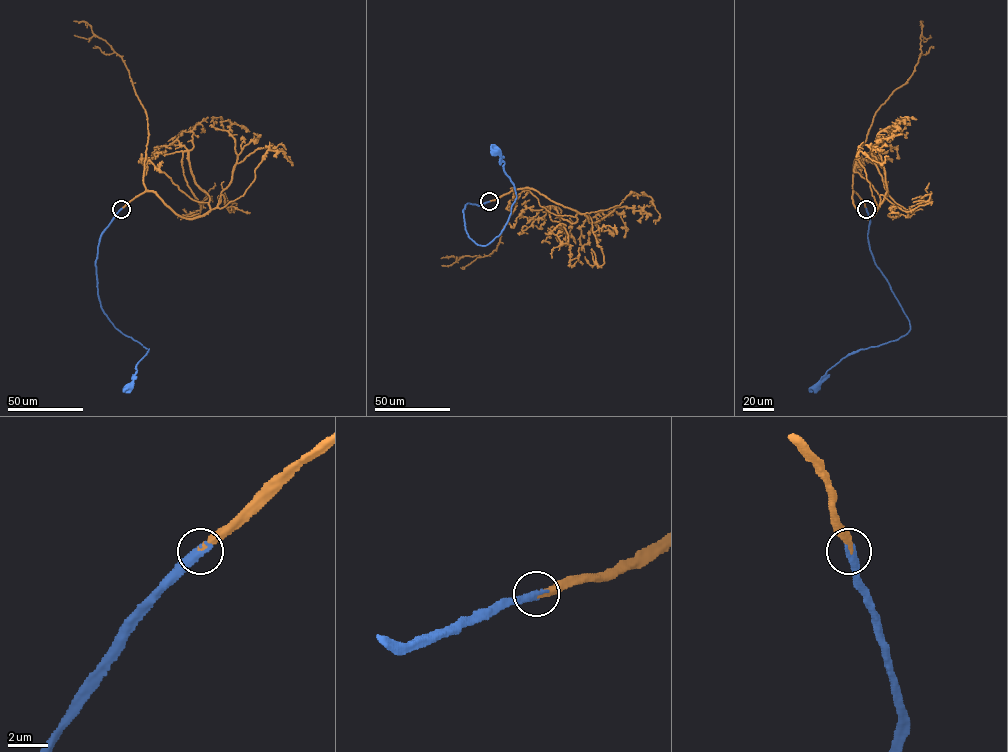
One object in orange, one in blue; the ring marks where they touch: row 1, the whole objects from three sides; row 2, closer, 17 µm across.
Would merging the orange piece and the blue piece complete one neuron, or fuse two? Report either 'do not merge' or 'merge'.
merge

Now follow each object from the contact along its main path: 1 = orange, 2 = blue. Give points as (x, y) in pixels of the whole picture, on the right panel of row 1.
1: (866, 208), (853, 191), (868, 219), (887, 193), (870, 151), (888, 195), (906, 209), (930, 200), (929, 182)
2: (866, 208), (869, 220), (870, 251), (908, 320), (910, 329), (897, 339), (848, 353), (826, 372), (817, 388)

